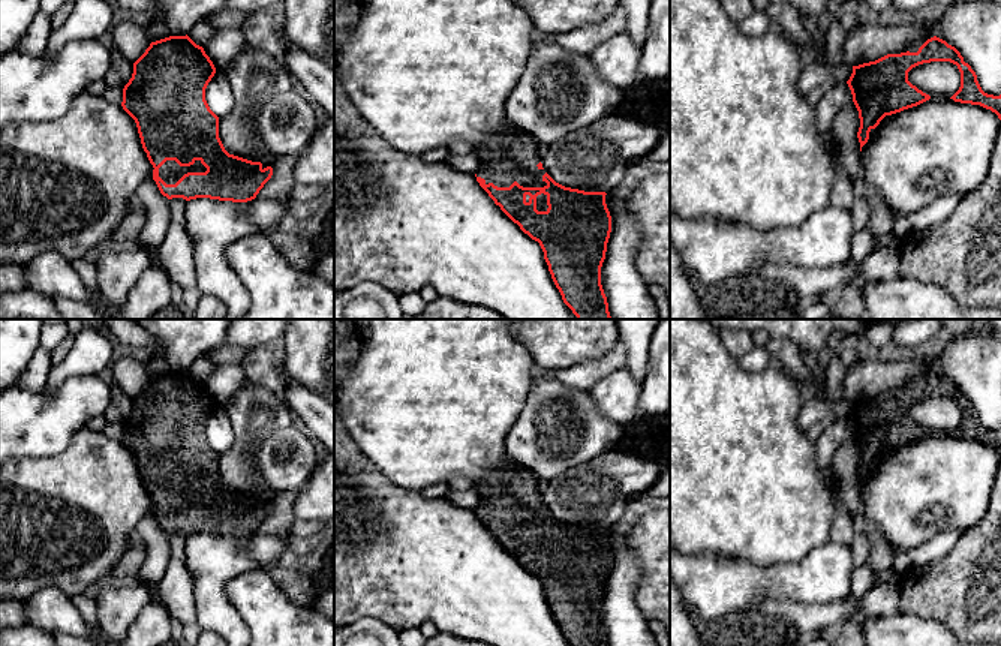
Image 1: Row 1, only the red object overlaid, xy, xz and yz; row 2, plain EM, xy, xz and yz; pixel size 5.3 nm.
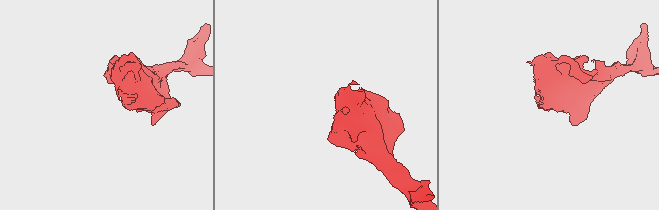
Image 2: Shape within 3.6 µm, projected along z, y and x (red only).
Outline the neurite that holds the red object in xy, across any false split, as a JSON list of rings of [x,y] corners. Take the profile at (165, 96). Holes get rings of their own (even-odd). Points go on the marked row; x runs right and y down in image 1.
[[[187,34],[169,36],[151,42],[145,52],[133,63],[133,73],[123,88],[123,109],[135,120],[141,144],[153,165],[153,180],[168,199],[210,198],[219,201],[247,202],[256,198],[271,178],[273,168],[229,154],[219,138],[219,117],[205,100],[205,88],[216,73],[216,67],[204,48]]]

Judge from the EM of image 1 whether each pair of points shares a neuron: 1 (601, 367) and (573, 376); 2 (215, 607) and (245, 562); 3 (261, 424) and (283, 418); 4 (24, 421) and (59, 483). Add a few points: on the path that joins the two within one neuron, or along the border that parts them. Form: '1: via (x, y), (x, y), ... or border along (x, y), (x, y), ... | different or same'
1: via (594, 370), (580, 375) | same
2: via (215, 594), (215, 585), (231, 568) | same
3: via (267, 418), (277, 418) | same
4: border along (72, 435), (71, 441), (59, 453), (15, 459) | different

